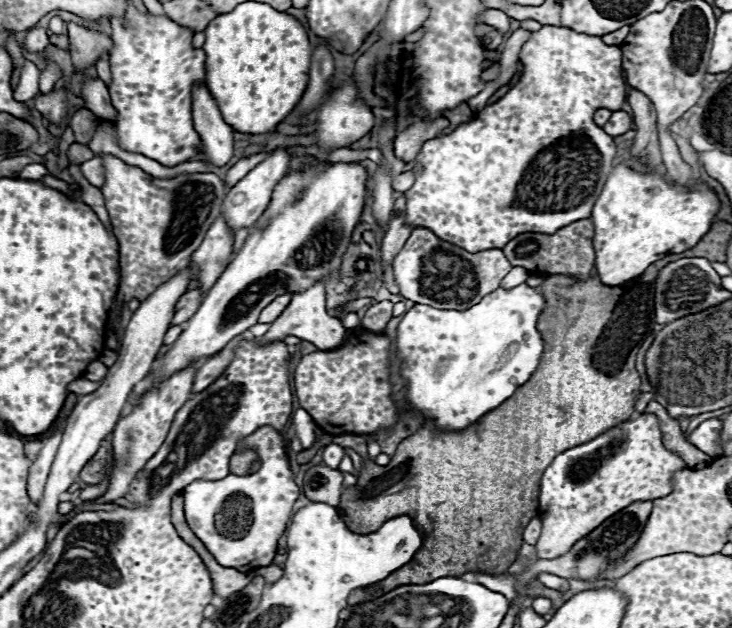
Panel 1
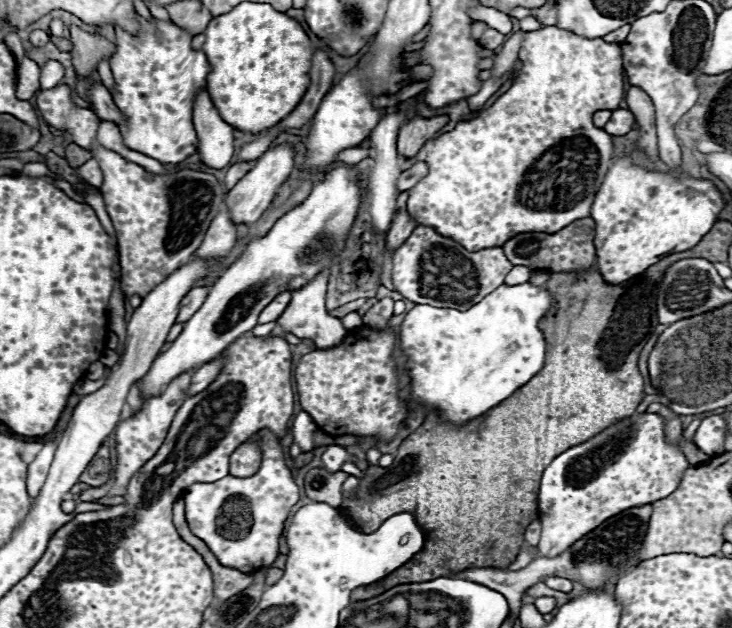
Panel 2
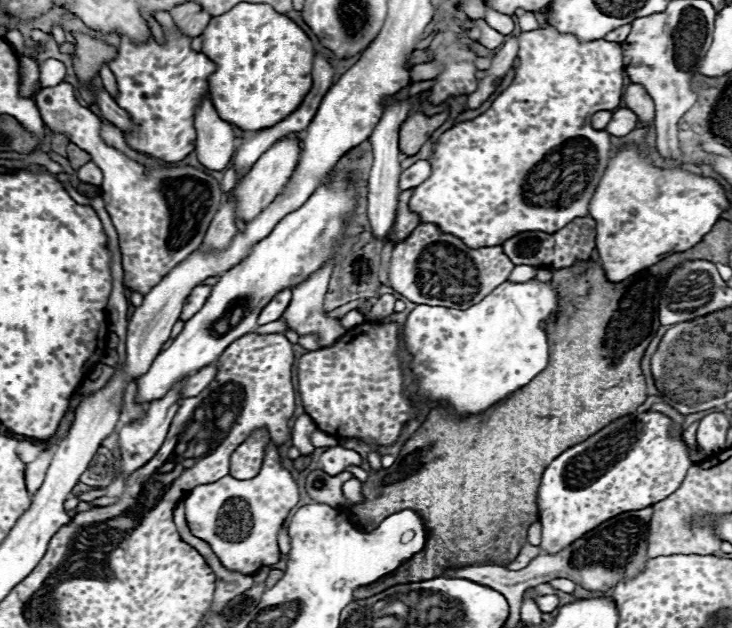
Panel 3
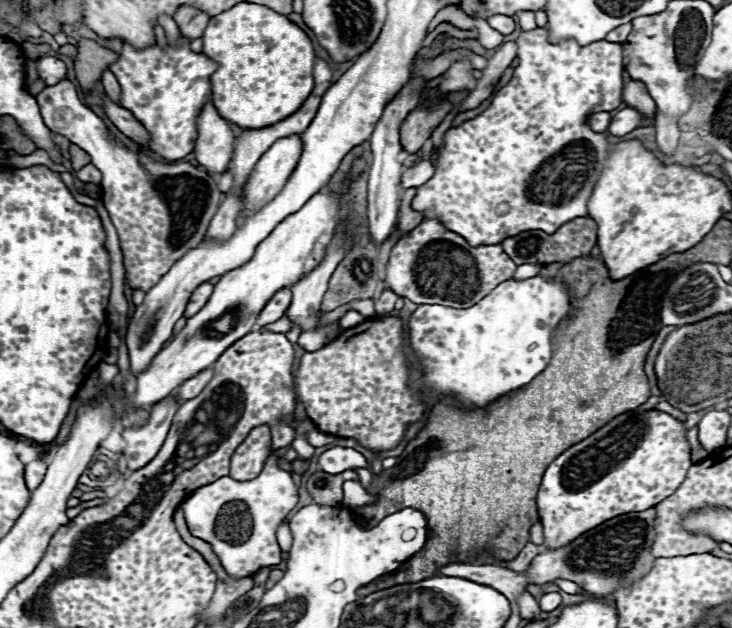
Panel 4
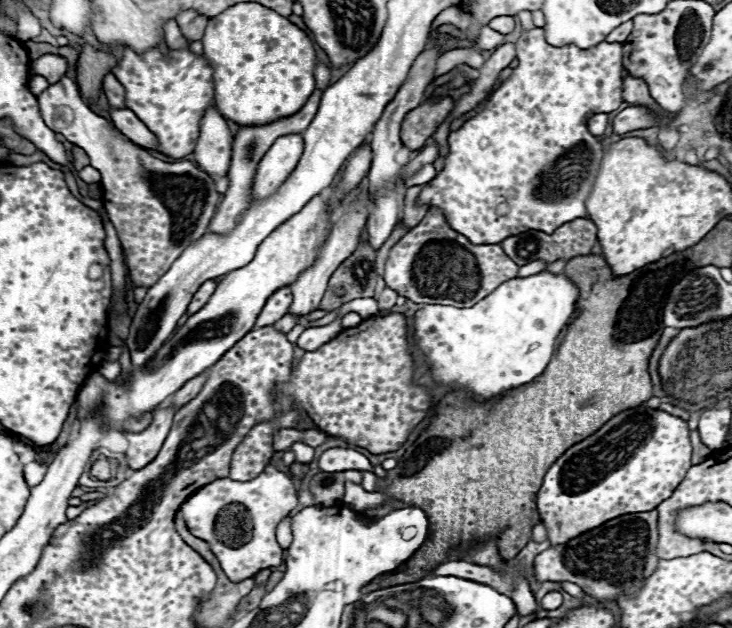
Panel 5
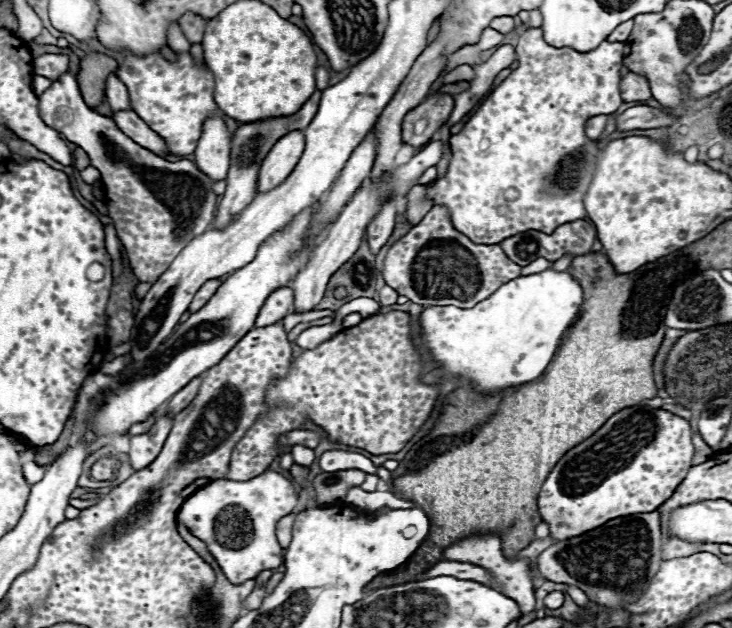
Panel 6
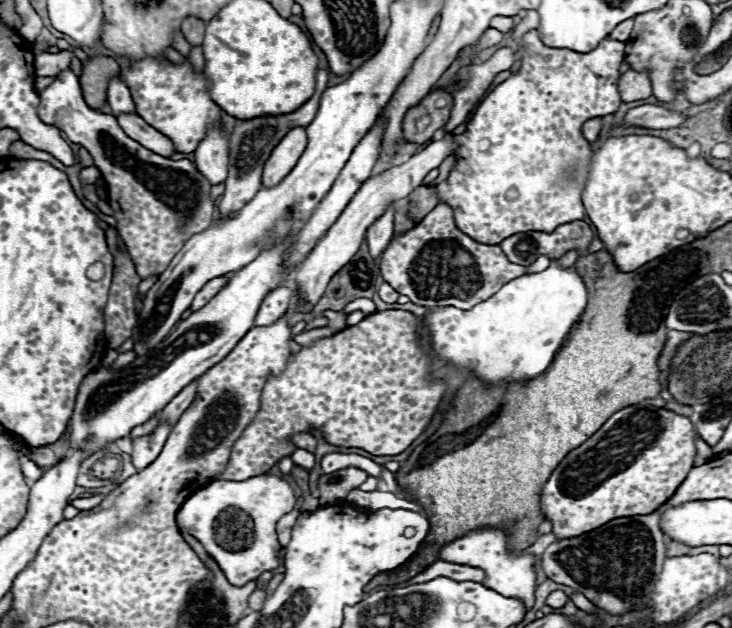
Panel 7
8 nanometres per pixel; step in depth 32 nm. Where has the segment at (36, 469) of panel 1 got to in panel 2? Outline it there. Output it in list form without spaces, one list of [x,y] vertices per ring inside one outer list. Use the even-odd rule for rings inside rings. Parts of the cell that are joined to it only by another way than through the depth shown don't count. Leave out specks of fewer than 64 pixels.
[[[42,448],[40,454],[36,456],[36,460],[28,466],[28,494],[32,498],[38,498],[40,490],[46,482],[46,474],[50,470],[54,452],[56,452],[56,448]]]

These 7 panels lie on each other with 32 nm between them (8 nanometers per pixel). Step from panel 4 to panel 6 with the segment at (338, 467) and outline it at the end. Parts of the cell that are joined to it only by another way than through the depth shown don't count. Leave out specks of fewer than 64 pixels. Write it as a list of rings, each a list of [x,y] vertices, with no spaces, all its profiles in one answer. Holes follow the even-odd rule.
[[[328,450],[320,456],[320,468],[324,472],[338,472],[344,468],[360,468],[364,462],[364,472],[376,474],[376,466],[358,452],[346,452],[346,450]]]

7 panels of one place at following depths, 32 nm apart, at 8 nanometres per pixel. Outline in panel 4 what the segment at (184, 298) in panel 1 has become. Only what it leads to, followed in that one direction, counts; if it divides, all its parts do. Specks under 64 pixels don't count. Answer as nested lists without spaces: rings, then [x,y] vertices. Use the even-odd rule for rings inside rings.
[[[204,282],[204,284],[200,284],[194,292],[192,292],[192,298],[188,300],[188,306],[186,306],[186,310],[184,310],[184,318],[190,318],[192,314],[196,314],[196,310],[200,310],[206,302],[208,302],[208,298],[210,298],[210,294],[212,294],[212,284],[208,284],[208,282]]]

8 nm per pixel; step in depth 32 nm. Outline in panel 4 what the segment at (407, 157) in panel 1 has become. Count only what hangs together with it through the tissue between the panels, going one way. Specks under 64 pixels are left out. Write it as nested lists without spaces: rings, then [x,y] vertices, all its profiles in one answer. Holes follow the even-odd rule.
[[[440,102],[434,110],[414,110],[408,114],[400,128],[400,144],[408,154],[416,154],[430,134],[442,124],[446,114],[452,110],[450,102]]]

